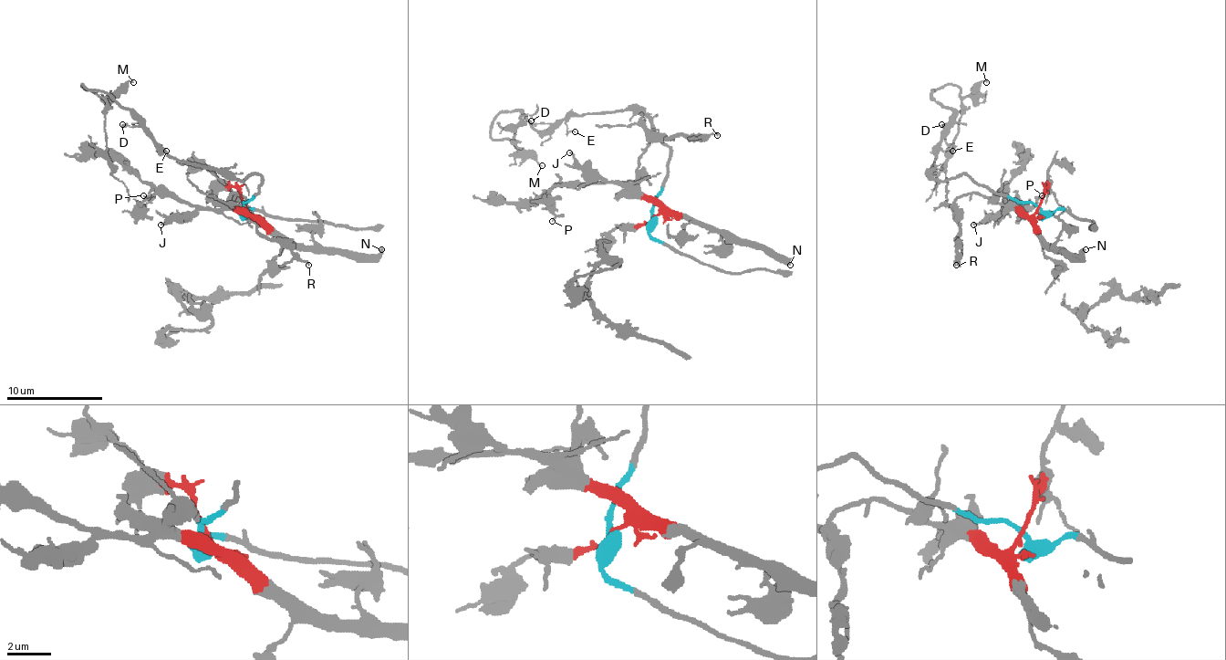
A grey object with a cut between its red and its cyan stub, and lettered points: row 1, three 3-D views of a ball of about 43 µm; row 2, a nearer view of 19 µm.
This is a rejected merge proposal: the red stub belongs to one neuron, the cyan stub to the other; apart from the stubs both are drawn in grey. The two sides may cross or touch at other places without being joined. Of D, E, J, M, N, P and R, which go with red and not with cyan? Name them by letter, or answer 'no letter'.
J, N, P, R

